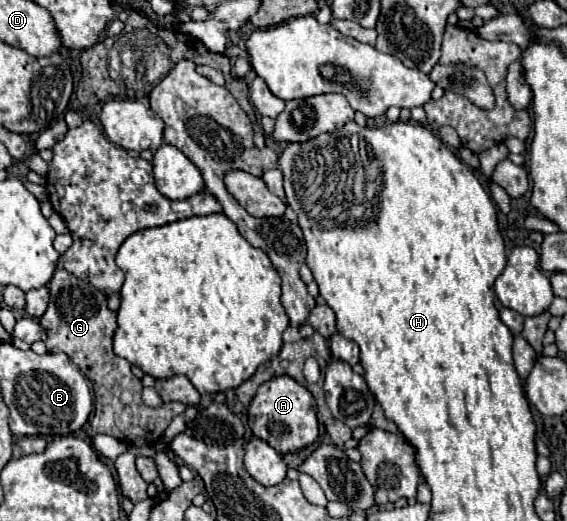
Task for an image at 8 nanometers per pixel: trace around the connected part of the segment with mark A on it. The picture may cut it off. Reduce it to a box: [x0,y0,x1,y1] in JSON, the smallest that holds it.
[249,375,319,453]

